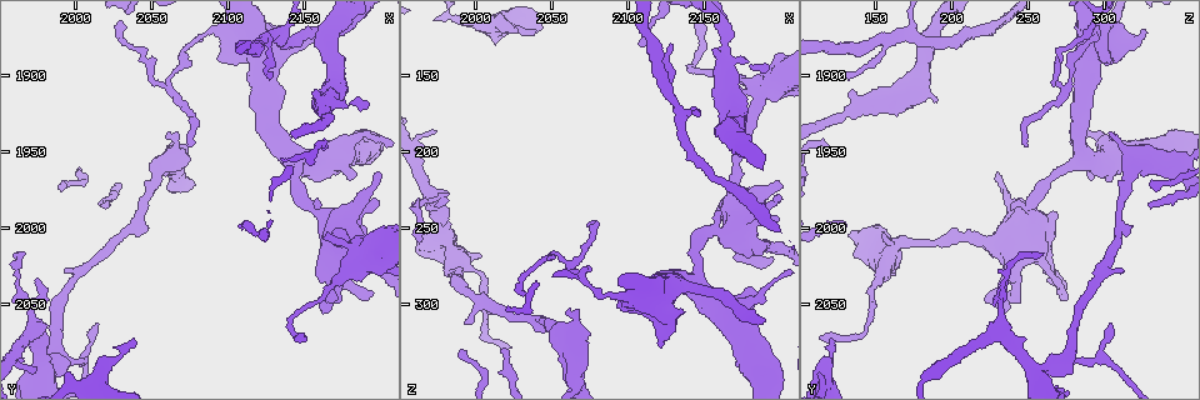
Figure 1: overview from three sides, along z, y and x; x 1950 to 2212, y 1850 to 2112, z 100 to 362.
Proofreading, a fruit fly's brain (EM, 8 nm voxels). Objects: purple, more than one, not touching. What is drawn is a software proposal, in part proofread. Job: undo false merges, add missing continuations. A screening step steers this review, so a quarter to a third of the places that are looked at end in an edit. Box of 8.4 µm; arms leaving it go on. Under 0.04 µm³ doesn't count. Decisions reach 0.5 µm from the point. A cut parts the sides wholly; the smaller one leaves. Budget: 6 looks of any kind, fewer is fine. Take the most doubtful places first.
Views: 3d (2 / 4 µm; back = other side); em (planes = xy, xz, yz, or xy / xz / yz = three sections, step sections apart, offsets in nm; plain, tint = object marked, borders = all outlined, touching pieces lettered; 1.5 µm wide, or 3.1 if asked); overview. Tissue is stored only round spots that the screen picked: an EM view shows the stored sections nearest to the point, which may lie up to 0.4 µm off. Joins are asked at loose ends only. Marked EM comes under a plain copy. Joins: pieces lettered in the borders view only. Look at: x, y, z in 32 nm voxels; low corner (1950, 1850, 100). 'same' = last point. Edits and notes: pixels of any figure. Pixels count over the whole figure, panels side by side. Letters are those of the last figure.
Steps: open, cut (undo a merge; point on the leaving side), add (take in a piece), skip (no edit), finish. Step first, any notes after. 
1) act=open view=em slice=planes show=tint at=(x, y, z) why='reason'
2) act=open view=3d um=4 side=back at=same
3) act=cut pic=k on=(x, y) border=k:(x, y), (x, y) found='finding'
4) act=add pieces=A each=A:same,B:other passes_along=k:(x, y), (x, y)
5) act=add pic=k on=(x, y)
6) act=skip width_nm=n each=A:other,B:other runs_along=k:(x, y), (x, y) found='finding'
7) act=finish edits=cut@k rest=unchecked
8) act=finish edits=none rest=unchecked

act=open view=3d um=4 at=(2076, 1946, 246) why='free end'

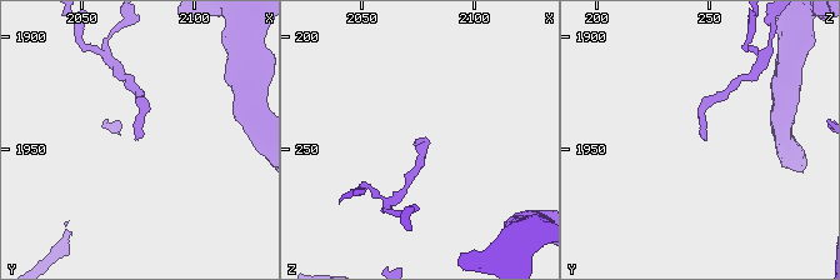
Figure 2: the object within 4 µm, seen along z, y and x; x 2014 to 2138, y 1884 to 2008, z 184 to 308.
act=open view=em slice=planes show=borders at=(2076, 1946, 246) why='now the EM'

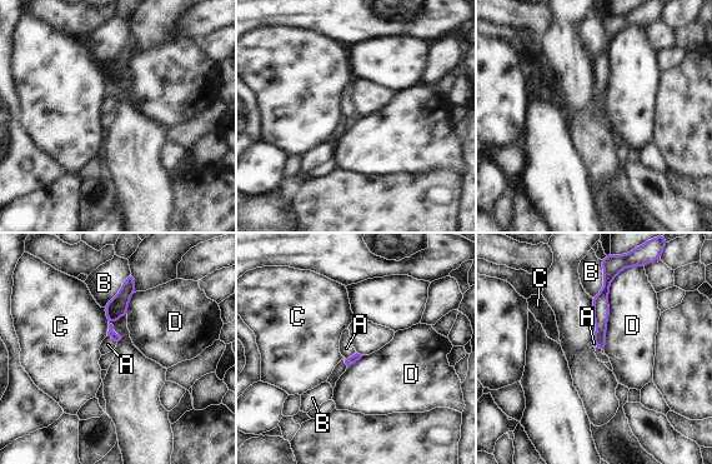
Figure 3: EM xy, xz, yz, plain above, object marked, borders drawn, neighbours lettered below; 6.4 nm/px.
act=add pieces=A each=A:same,B:other,C:other,D:other passes_along=3:(347, 362), (350, 357), (346, 348) found='the neuron continues'

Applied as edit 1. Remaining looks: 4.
act=open view=em um=3.1 slice=xz step=8 show=borders at=(2040, 2076, 120) why='branch stops here'

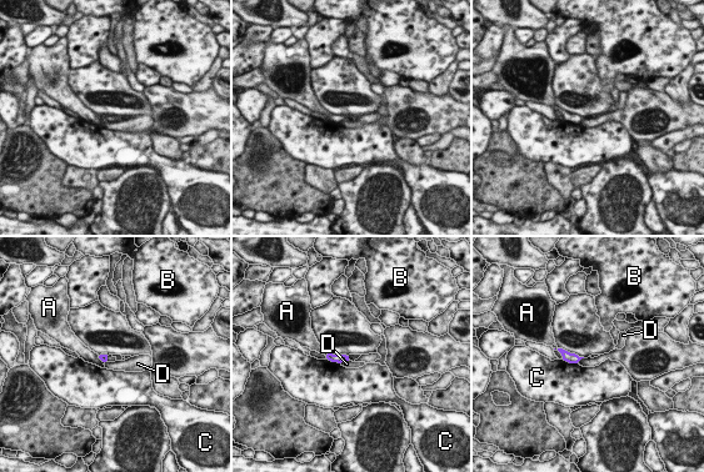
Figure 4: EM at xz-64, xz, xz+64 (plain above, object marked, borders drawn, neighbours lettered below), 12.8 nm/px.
act=skip each=A:other,B:other,C:other,D:other border=4:(349, 360), (340, 362) found='no lettered piece goes on from it'

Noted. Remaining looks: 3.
act=open view=overview

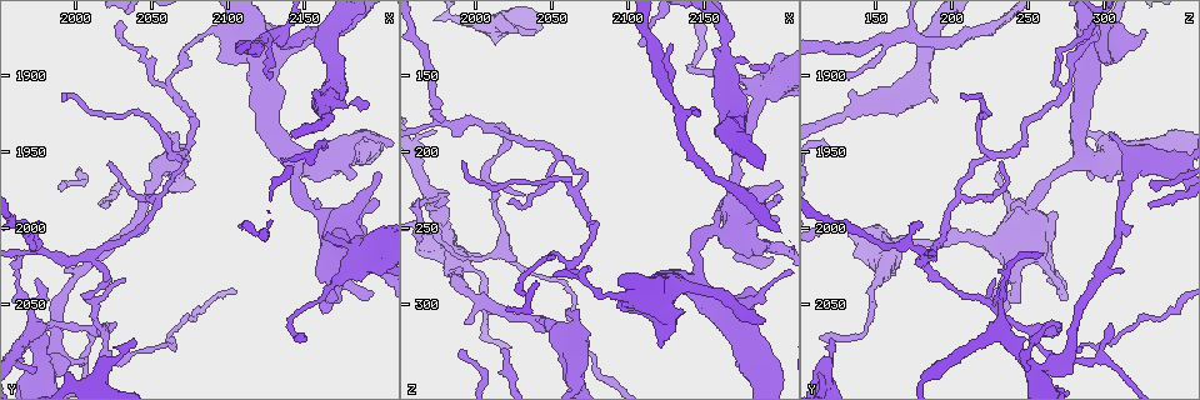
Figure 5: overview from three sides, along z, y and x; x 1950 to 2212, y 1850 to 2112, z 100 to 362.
act=open view=em slice=planes show=tint at=(2126, 1900, 128) why='an open end'

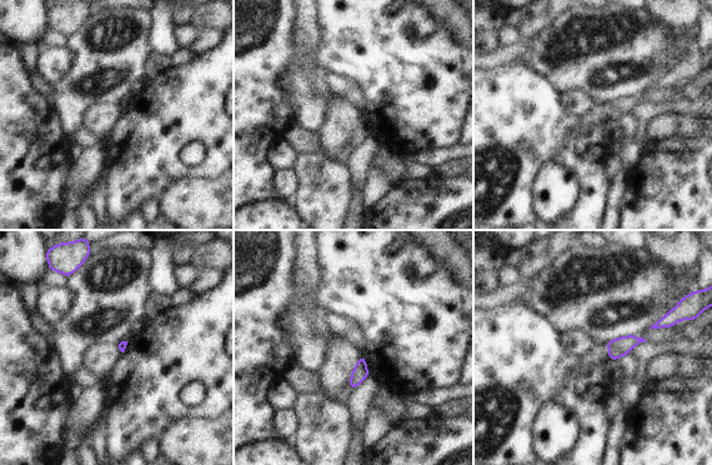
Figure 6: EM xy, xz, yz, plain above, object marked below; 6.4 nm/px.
act=open view=em slice=planes show=borders at=same why='what lies round it'

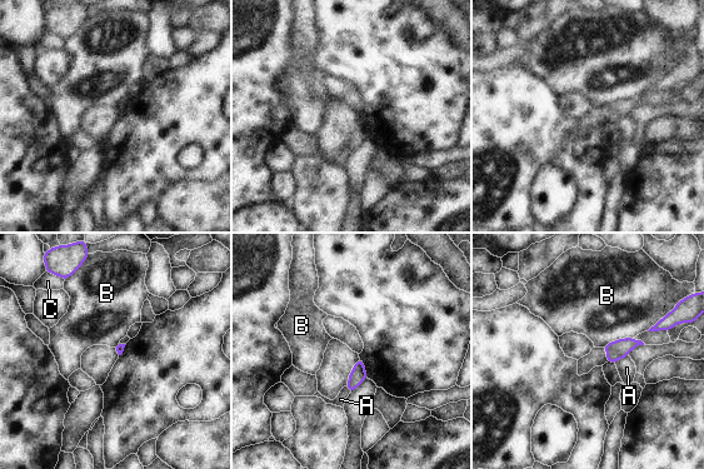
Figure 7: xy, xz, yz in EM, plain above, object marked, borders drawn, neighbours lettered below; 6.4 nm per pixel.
act=skip each=A:other,B:other,C:other border=7:(632, 337), (615, 339), (602, 347) found='no lettered piece goes on from it'

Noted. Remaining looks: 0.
act=finish edits=add@3 rest=unchecked

